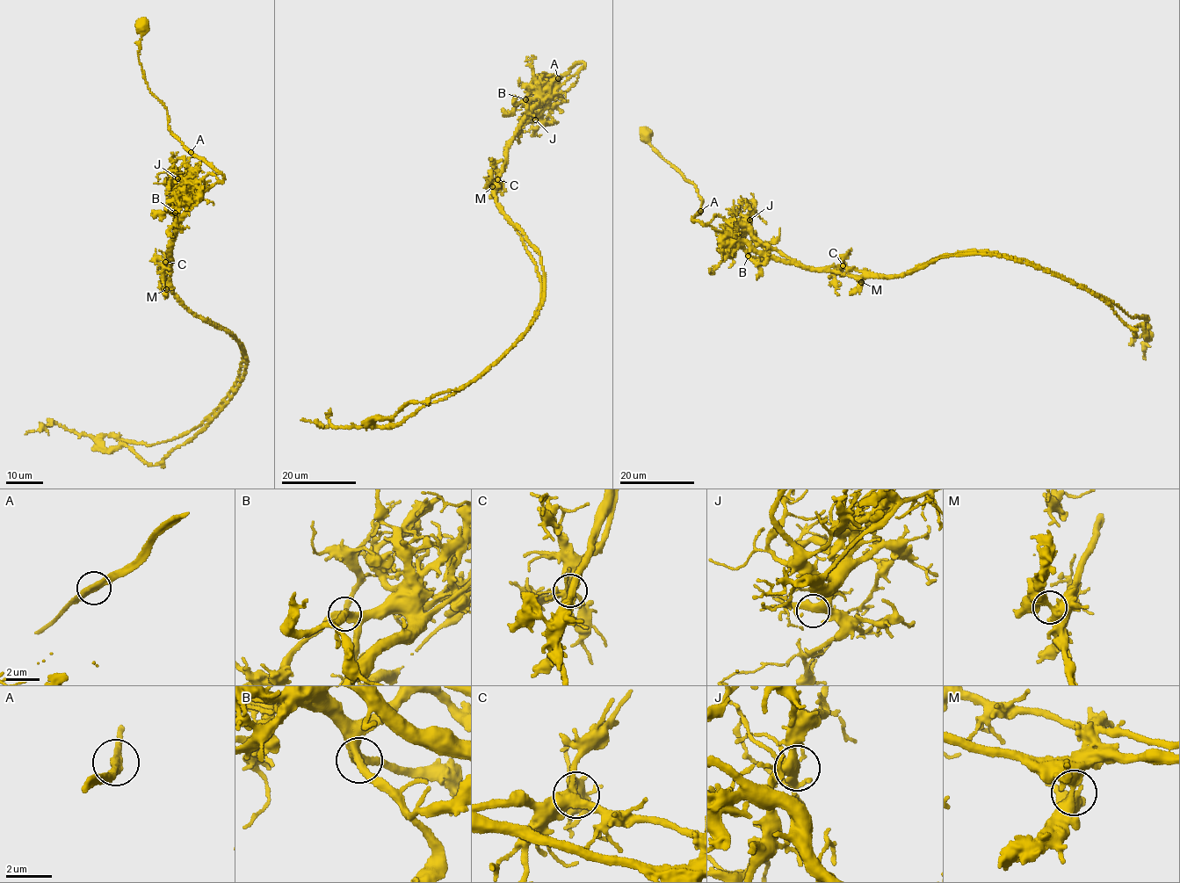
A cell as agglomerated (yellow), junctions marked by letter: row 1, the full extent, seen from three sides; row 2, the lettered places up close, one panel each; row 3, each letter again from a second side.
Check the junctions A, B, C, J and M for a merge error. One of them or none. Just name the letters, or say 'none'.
A

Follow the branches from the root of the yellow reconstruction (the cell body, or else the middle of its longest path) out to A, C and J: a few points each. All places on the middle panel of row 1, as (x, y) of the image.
A: (541, 80), (540, 77), (532, 83), (532, 90), (537, 88), (545, 91), (542, 88), (558, 79)
C: (541, 80), (532, 83), (532, 90), (545, 91), (575, 64), (585, 64), (527, 115), (497, 179)
J: (541, 80), (532, 83), (532, 90), (545, 91), (542, 88), (575, 64), (585, 64), (554, 88), (535, 119)

